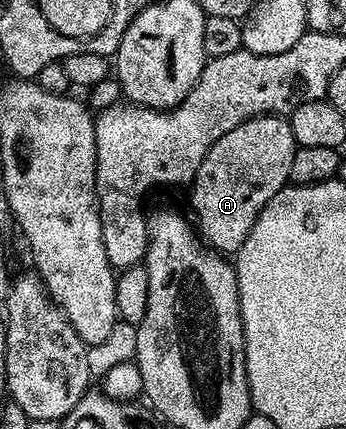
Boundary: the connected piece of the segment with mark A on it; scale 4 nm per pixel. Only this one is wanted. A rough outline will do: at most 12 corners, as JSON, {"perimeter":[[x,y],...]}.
{"perimeter":[[259,115],[205,153],[193,227],[224,257],[288,186],[290,118]]}

